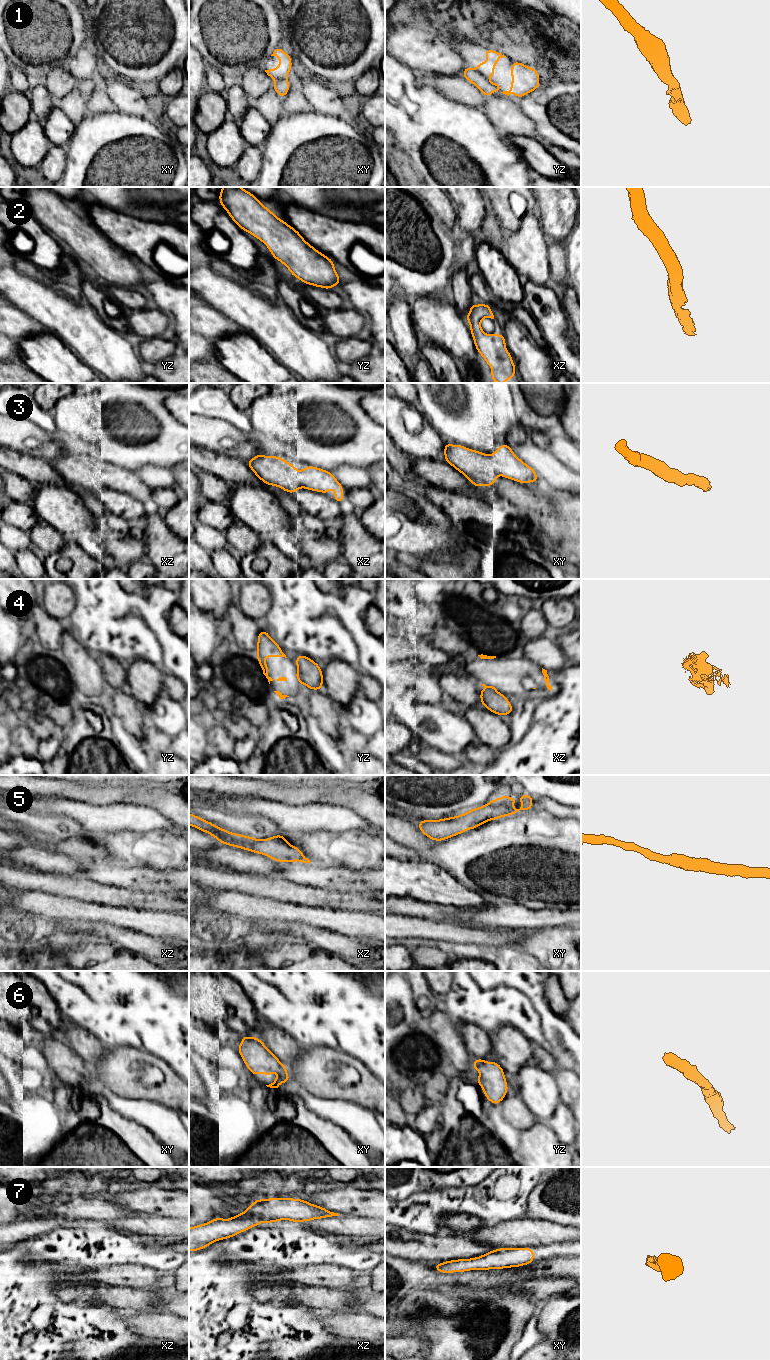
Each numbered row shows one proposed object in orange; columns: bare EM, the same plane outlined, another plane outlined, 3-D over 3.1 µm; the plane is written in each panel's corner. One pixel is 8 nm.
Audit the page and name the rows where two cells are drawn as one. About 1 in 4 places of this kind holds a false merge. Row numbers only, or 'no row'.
1, 4

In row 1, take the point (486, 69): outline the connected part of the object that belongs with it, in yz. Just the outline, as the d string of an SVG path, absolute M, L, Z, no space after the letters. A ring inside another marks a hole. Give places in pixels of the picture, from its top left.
M486 49L484 54L487 57L487 62L483 63L482 61L480 61L475 70L481 73L486 79L488 79L489 77L494 76L494 66L498 63L498 60L506 56L495 50L490 49Z

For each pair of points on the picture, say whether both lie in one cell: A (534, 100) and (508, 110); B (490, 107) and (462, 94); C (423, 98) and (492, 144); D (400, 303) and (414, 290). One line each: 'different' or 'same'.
A: different
B: different
C: same
D: different

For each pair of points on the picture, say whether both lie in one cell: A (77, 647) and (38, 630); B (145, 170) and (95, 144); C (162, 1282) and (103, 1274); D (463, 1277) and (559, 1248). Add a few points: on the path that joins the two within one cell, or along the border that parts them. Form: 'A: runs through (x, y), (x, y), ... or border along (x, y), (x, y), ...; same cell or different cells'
A: border along (63, 632), (60, 653), (58, 655); different cells
B: runs through (133, 170), (121, 170), (107, 156); same cell
C: runs through (147, 1278), (118, 1275); same cell
D: border along (560, 1256), (537, 1261); different cells

